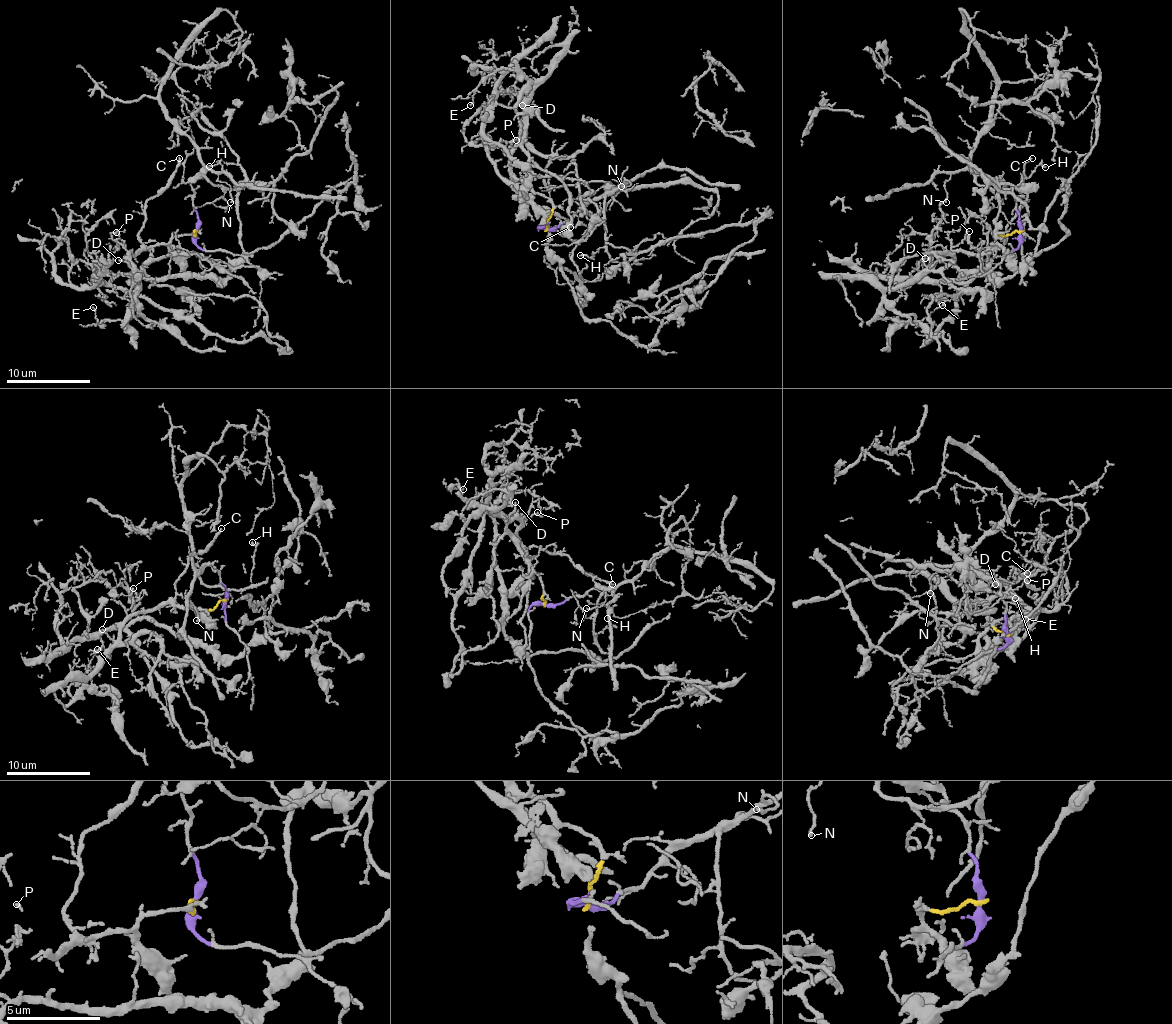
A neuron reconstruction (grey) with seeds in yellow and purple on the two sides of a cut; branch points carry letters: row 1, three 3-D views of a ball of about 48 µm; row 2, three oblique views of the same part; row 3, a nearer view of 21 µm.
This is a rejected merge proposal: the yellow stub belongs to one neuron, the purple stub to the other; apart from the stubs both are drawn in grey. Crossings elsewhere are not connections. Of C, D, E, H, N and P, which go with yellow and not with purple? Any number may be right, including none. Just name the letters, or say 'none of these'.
C, D, E, P

